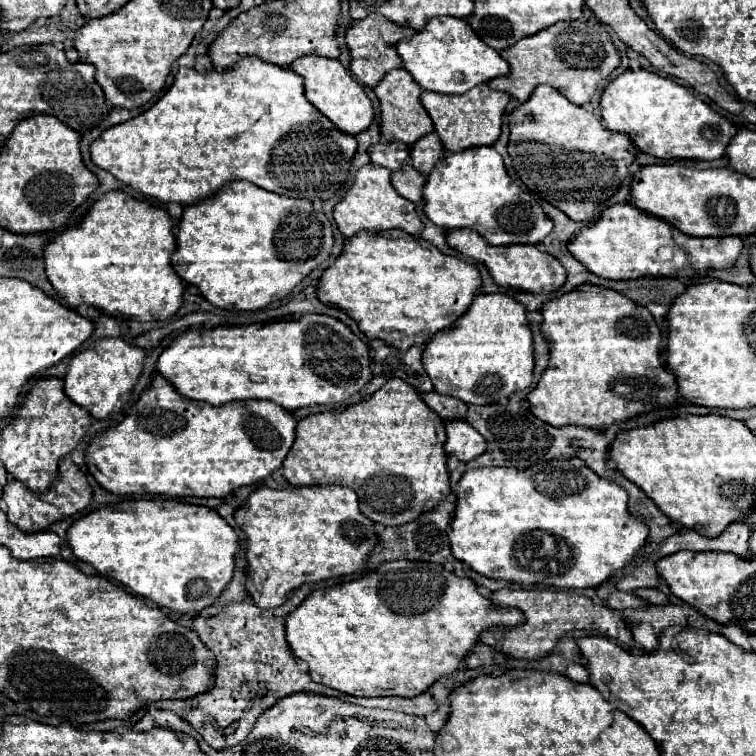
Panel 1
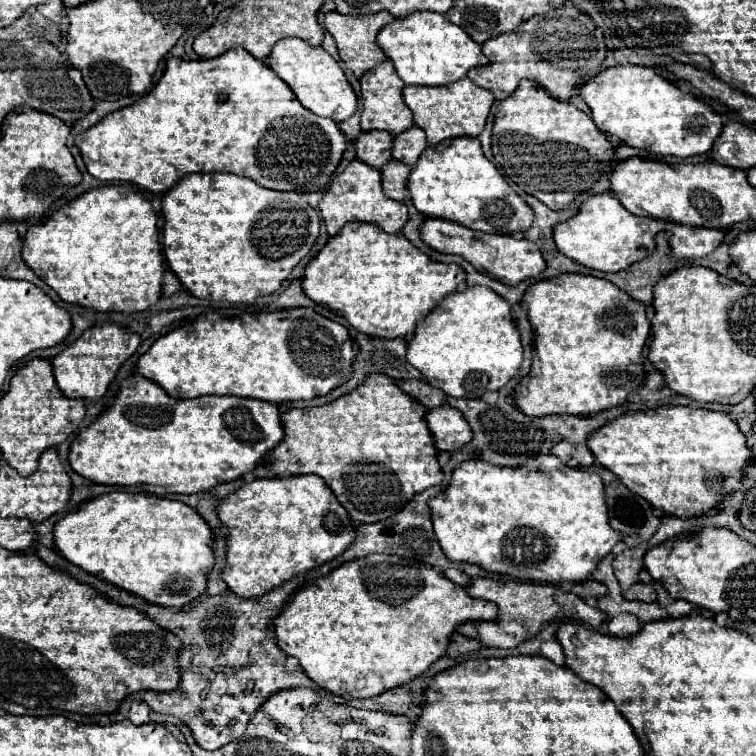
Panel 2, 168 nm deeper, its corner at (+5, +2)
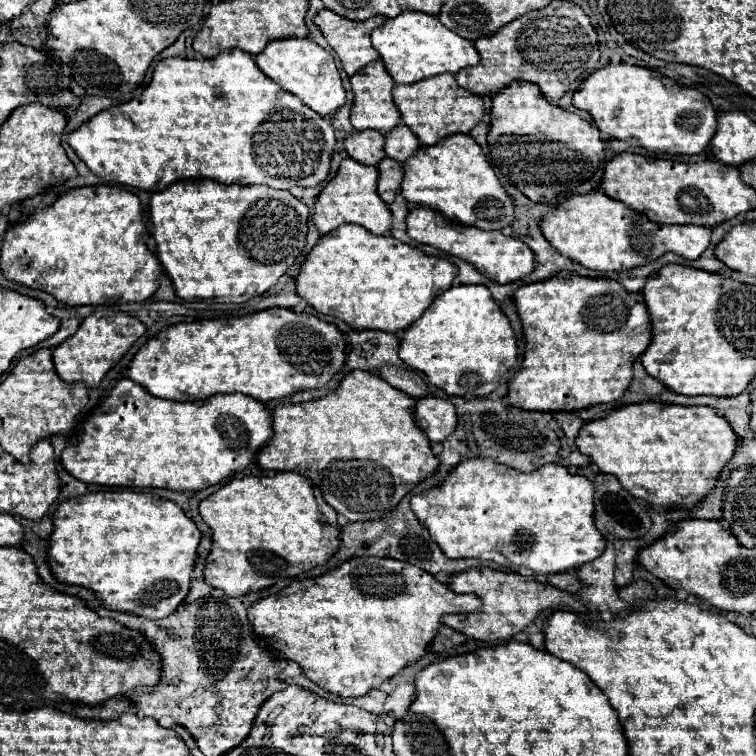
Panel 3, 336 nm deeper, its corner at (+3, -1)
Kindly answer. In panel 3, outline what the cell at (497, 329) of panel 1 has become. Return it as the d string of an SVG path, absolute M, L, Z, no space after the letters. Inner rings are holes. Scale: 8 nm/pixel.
M481 284L451 286L441 296L437 296L437 300L433 300L433 304L423 312L423 316L405 330L399 356L407 366L423 372L433 386L441 388L449 396L461 398L487 396L499 386L501 380L509 378L517 370L517 342L511 324L495 304L489 288Z

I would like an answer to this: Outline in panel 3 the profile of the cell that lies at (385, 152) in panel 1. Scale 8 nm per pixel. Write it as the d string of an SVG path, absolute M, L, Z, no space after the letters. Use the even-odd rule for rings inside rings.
M355 130L343 140L343 146L353 160L377 166L381 158L385 158L383 142L385 138L377 130Z

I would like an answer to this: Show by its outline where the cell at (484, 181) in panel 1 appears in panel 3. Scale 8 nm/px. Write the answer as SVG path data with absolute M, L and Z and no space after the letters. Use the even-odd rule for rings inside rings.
M451 134L433 146L421 144L419 150L403 162L401 194L407 202L431 206L465 226L501 230L513 224L513 200L499 184L481 146L469 134Z

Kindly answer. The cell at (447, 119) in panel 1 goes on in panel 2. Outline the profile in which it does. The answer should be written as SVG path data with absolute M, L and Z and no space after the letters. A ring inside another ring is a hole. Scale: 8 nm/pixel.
M463 77L455 85L445 85L441 89L427 89L427 87L415 87L407 85L403 89L403 99L407 107L413 111L415 125L419 125L427 133L429 145L439 145L447 139L455 137L477 137L487 121L487 115L491 111L491 105L495 101L493 93L477 87L471 79Z

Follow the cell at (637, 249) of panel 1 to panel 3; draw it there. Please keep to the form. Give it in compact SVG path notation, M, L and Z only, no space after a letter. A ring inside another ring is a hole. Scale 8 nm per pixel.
M599 190L573 194L543 214L539 222L541 234L563 256L601 272L623 272L657 260L667 252L675 252L687 260L699 258L711 238L711 230L697 225L663 225L647 220L643 212L605 196Z

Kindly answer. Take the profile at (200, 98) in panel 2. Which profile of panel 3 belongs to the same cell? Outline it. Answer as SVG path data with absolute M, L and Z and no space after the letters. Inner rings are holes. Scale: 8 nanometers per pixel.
M233 48L233 50L219 52L219 56L215 56L215 58L193 60L193 58L173 56L157 62L157 66L153 70L153 78L151 78L149 86L143 90L143 94L95 114L87 122L83 122L77 130L73 130L67 138L67 142L75 150L75 154L87 164L87 168L109 184L121 184L121 186L133 186L139 190L147 190L147 192L157 192L157 190L163 190L169 184L183 180L183 178L211 178L221 184L241 184L241 186L265 184L269 188L289 190L293 186L313 188L327 178L329 162L331 162L331 154L333 154L333 146L335 146L335 136L333 136L333 126L327 118L317 116L317 112L313 112L311 108L305 108L305 104L301 104L301 100L297 100L297 96L281 90L279 84L275 84L269 76L265 76L257 68L251 54L247 54L239 48Z

